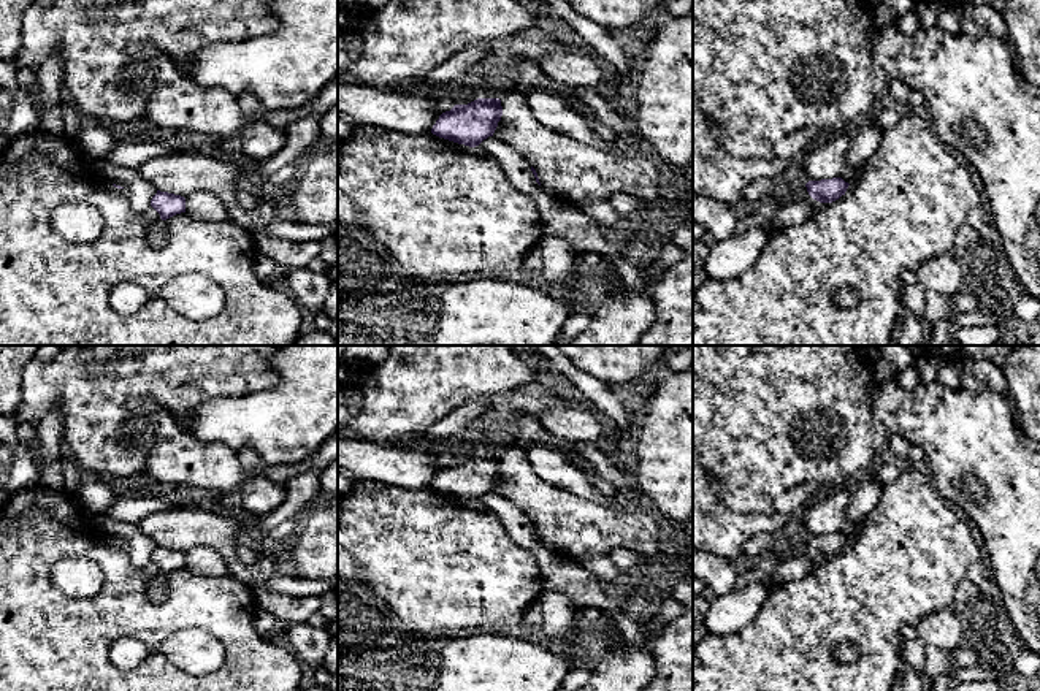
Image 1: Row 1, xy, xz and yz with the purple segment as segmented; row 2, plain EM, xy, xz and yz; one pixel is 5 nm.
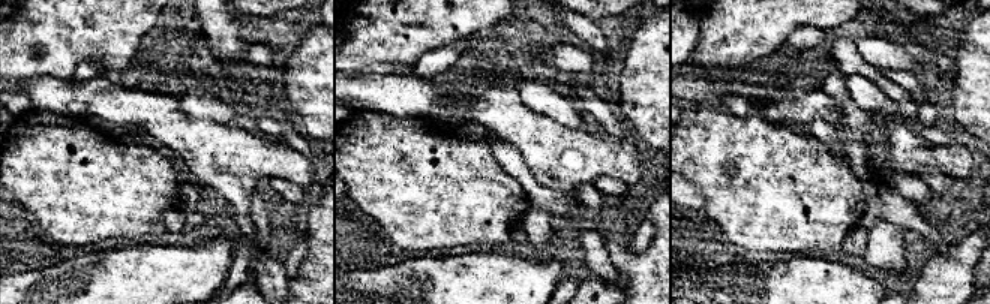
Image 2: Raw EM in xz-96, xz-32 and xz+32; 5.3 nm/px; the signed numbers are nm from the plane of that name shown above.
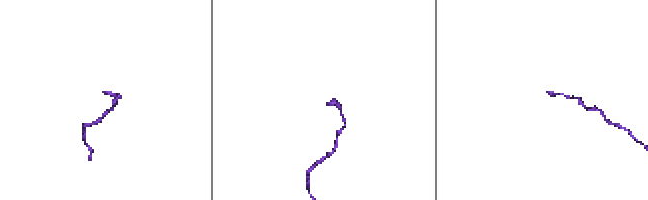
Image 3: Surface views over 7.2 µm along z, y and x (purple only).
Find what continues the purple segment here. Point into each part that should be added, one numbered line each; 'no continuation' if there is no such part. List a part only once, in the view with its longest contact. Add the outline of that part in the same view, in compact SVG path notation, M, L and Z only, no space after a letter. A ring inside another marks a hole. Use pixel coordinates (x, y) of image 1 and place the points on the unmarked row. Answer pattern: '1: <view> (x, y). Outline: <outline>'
no continuation

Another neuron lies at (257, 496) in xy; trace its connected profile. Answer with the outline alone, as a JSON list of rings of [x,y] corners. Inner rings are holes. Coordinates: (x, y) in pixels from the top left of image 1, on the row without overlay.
[[[254,475],[233,496],[233,509],[239,513],[260,518],[277,509],[285,499],[285,485],[265,475]]]

